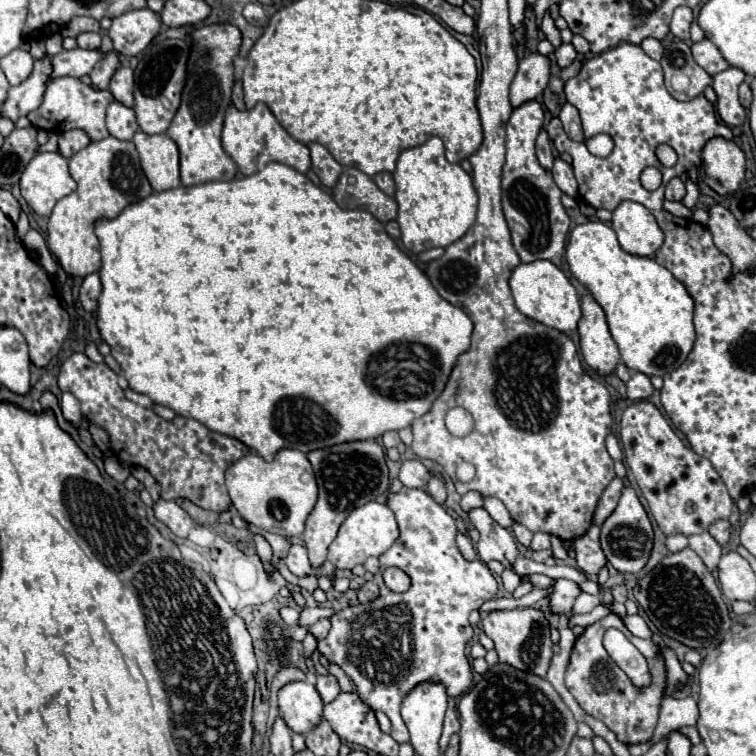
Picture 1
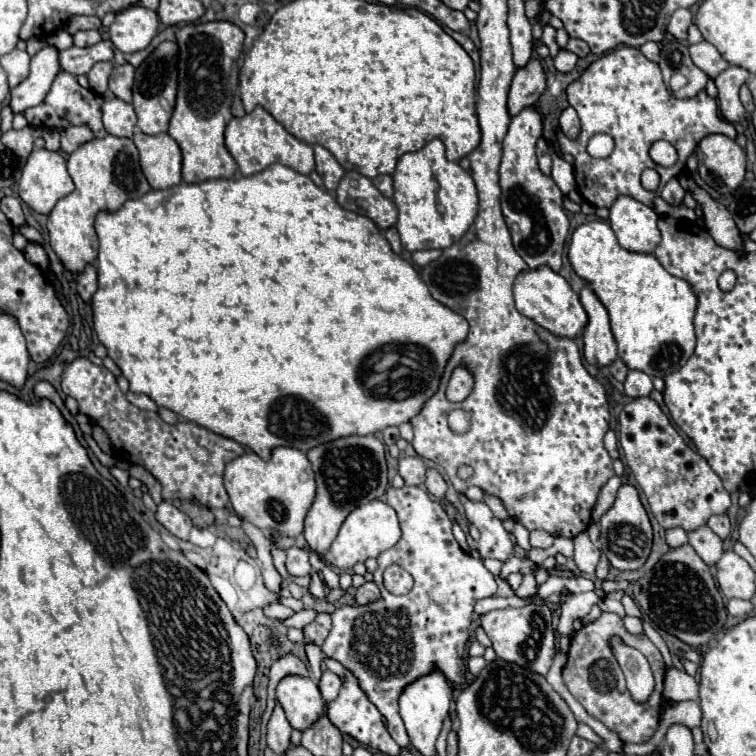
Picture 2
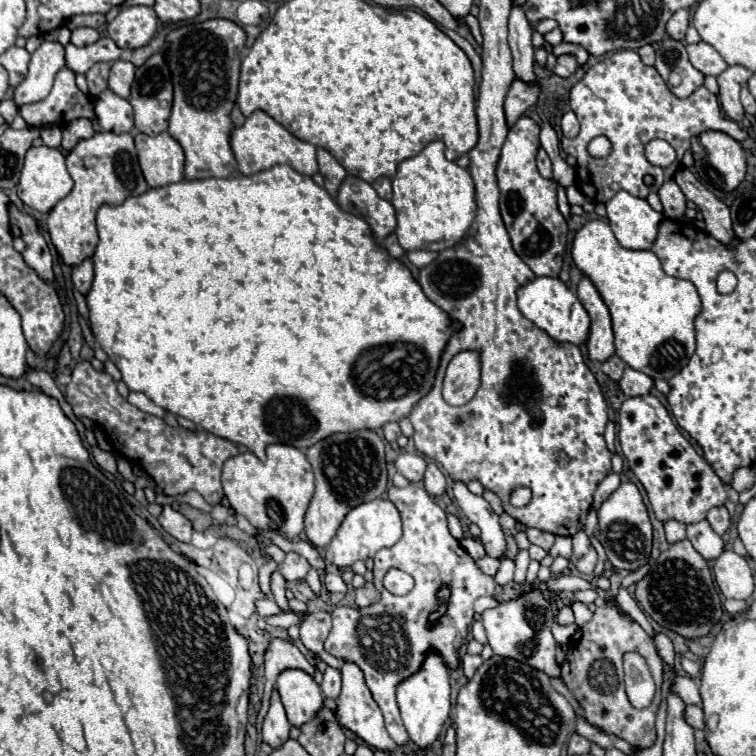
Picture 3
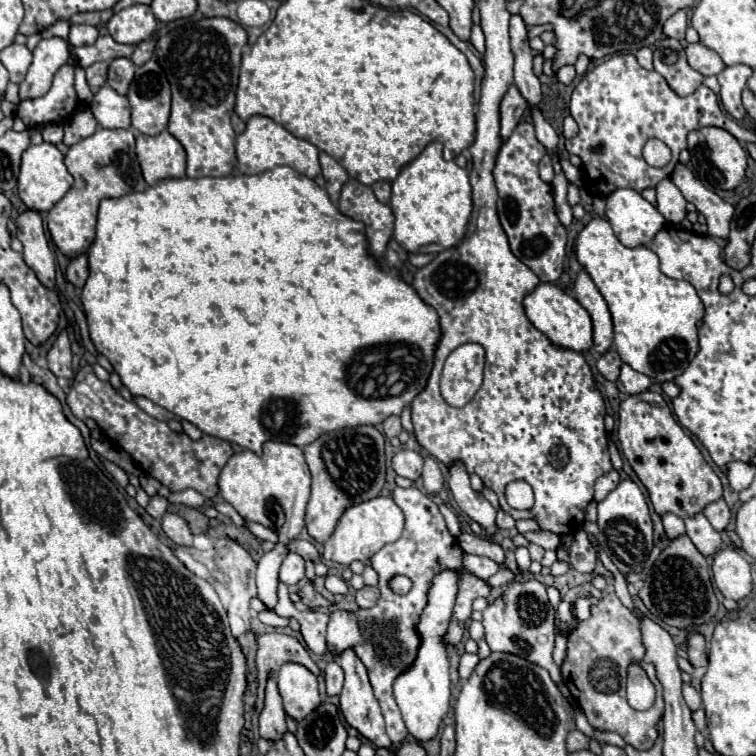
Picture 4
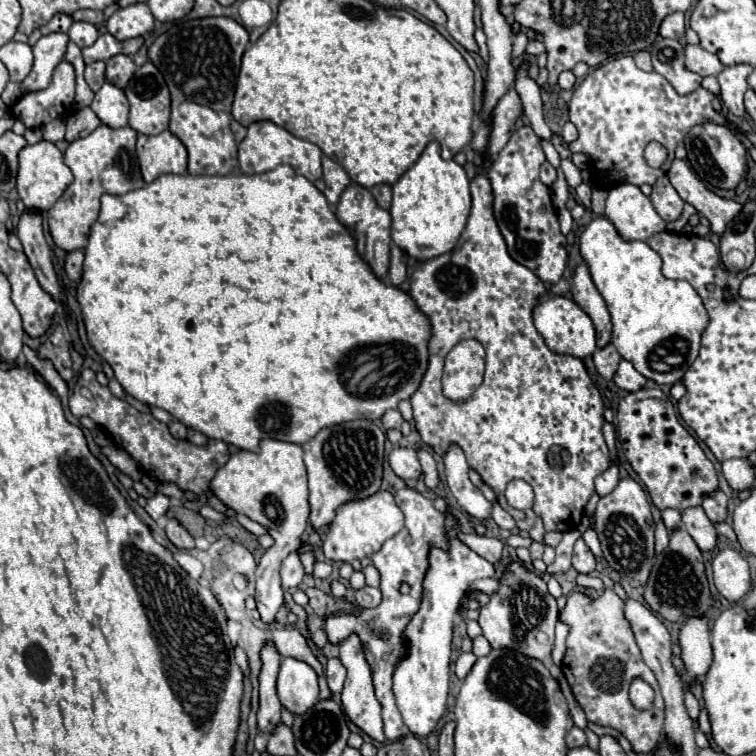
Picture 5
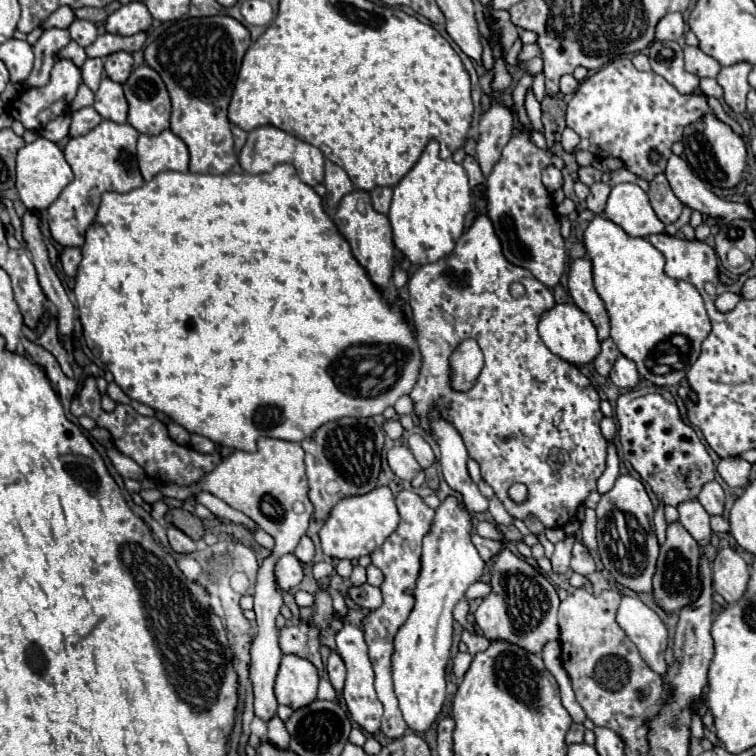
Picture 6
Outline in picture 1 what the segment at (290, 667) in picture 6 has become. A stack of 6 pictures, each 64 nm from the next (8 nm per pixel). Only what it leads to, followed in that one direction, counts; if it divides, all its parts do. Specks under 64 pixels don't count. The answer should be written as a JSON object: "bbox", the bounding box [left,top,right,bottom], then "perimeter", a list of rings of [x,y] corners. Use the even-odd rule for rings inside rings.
{"bbox":[278,682,322,734],"perimeter":[[[288,682],[278,692],[280,716],[290,730],[298,734],[310,732],[322,720],[322,698],[310,682]]]}

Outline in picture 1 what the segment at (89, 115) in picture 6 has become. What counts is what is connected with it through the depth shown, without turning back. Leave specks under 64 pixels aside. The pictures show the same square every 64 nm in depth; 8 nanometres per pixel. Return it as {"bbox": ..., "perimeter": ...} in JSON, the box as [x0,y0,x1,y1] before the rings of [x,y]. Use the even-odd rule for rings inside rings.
{"bbox":[58,130,90,158],"perimeter":[[[66,130],[66,132],[60,132],[58,144],[60,144],[60,154],[64,158],[70,158],[72,154],[76,154],[78,150],[90,144],[90,136],[84,130]]]}

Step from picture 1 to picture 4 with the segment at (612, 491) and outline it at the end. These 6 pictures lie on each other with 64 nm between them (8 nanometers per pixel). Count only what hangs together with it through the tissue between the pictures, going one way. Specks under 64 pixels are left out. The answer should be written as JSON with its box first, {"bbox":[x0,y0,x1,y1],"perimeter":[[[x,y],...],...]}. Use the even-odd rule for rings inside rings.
{"bbox":[594,470,620,502],"perimeter":[[[610,470],[610,472],[606,472],[604,476],[600,476],[600,478],[596,480],[596,494],[594,494],[594,500],[600,502],[602,498],[606,498],[606,496],[618,486],[618,482],[620,482],[620,474],[618,474],[616,470]]]}

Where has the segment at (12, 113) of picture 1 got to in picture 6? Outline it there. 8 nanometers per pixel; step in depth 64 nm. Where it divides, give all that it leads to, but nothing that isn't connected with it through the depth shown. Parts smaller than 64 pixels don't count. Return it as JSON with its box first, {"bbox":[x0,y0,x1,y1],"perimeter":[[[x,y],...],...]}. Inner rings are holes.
{"bbox":[24,28,70,86],"perimeter":[[[50,28],[44,30],[38,42],[32,46],[36,60],[34,70],[26,78],[24,86],[44,86],[50,78],[50,70],[54,66],[54,54],[70,42],[70,34],[64,28]]]}

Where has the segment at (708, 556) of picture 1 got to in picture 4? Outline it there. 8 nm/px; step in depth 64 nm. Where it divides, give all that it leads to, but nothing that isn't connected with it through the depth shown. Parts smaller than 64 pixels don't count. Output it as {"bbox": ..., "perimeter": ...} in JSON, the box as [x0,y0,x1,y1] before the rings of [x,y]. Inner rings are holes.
{"bbox":[684,512,722,556],"perimeter":[[[702,512],[686,518],[684,522],[686,522],[686,534],[690,536],[690,540],[696,544],[696,548],[704,556],[714,554],[720,548],[720,544],[722,544],[720,532],[714,530],[712,524],[708,524],[708,518]]]}

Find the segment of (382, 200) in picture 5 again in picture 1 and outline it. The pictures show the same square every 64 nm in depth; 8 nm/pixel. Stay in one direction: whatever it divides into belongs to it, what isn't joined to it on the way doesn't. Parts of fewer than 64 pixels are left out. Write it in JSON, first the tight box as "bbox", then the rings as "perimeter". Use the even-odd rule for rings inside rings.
{"bbox":[372,172,394,196],"perimeter":[[[380,172],[376,176],[372,176],[372,180],[376,182],[376,186],[388,194],[388,196],[394,196],[394,180],[392,180],[392,174],[390,172]]]}

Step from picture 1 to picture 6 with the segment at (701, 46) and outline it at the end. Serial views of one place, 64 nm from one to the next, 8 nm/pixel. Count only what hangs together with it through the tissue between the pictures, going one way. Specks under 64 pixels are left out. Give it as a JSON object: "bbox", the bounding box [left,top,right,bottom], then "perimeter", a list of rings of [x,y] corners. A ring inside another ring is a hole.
{"bbox":[684,46,720,78],"perimeter":[[[696,46],[684,48],[684,62],[686,62],[686,70],[690,74],[696,74],[698,78],[716,78],[720,72],[720,64]]]}

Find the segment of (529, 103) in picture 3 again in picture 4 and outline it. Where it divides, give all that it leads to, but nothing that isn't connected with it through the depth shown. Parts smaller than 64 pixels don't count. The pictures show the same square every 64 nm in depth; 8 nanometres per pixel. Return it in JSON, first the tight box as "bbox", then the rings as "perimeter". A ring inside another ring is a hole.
{"bbox":[500,86,528,142],"perimeter":[[[510,86],[506,96],[500,102],[500,138],[502,142],[508,140],[508,136],[514,132],[516,124],[522,120],[526,110],[528,110],[526,100],[520,96],[516,86]]]}

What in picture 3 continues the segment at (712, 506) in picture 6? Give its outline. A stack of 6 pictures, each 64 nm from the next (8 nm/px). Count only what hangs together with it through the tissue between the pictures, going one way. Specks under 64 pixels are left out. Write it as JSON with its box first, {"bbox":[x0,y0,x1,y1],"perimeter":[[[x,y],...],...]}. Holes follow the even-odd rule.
{"bbox":[706,506,730,534],"perimeter":[[[720,506],[720,508],[712,508],[712,510],[708,510],[706,520],[710,522],[712,530],[718,532],[718,534],[724,534],[724,532],[728,530],[728,526],[730,526],[730,514],[728,514],[726,506]]]}

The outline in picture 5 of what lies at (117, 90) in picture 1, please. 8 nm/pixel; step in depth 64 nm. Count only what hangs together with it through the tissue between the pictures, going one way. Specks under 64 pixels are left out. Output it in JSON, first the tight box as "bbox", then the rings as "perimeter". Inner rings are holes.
{"bbox":[106,54,136,88],"perimeter":[[[116,54],[106,62],[106,80],[118,88],[124,88],[132,78],[134,70],[136,70],[136,64],[130,56]]]}

